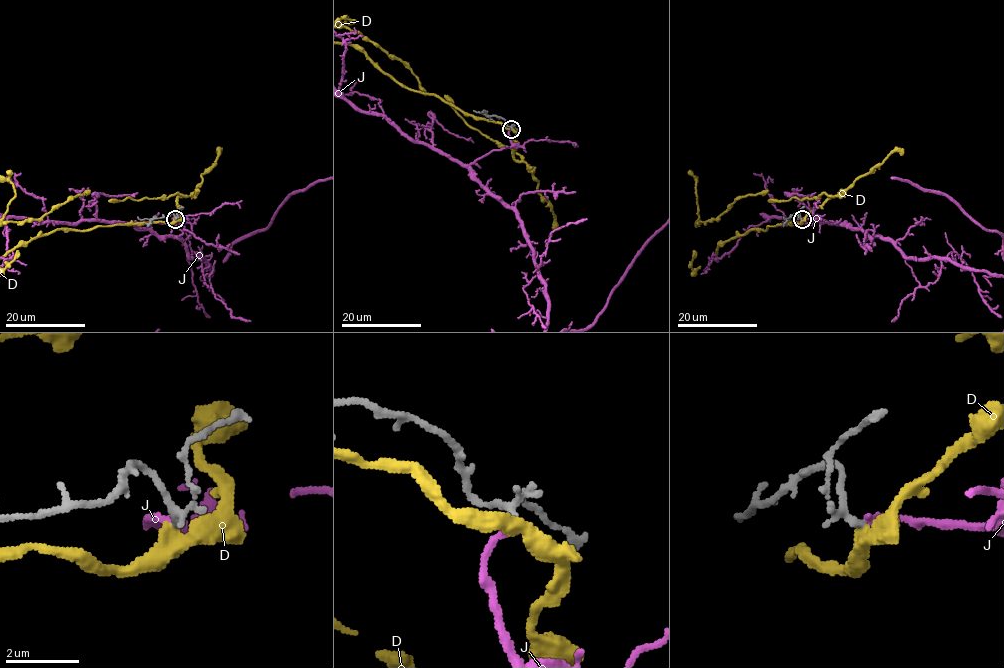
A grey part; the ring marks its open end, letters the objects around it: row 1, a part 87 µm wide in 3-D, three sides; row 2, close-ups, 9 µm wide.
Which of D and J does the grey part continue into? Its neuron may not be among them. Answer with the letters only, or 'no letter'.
no letter

